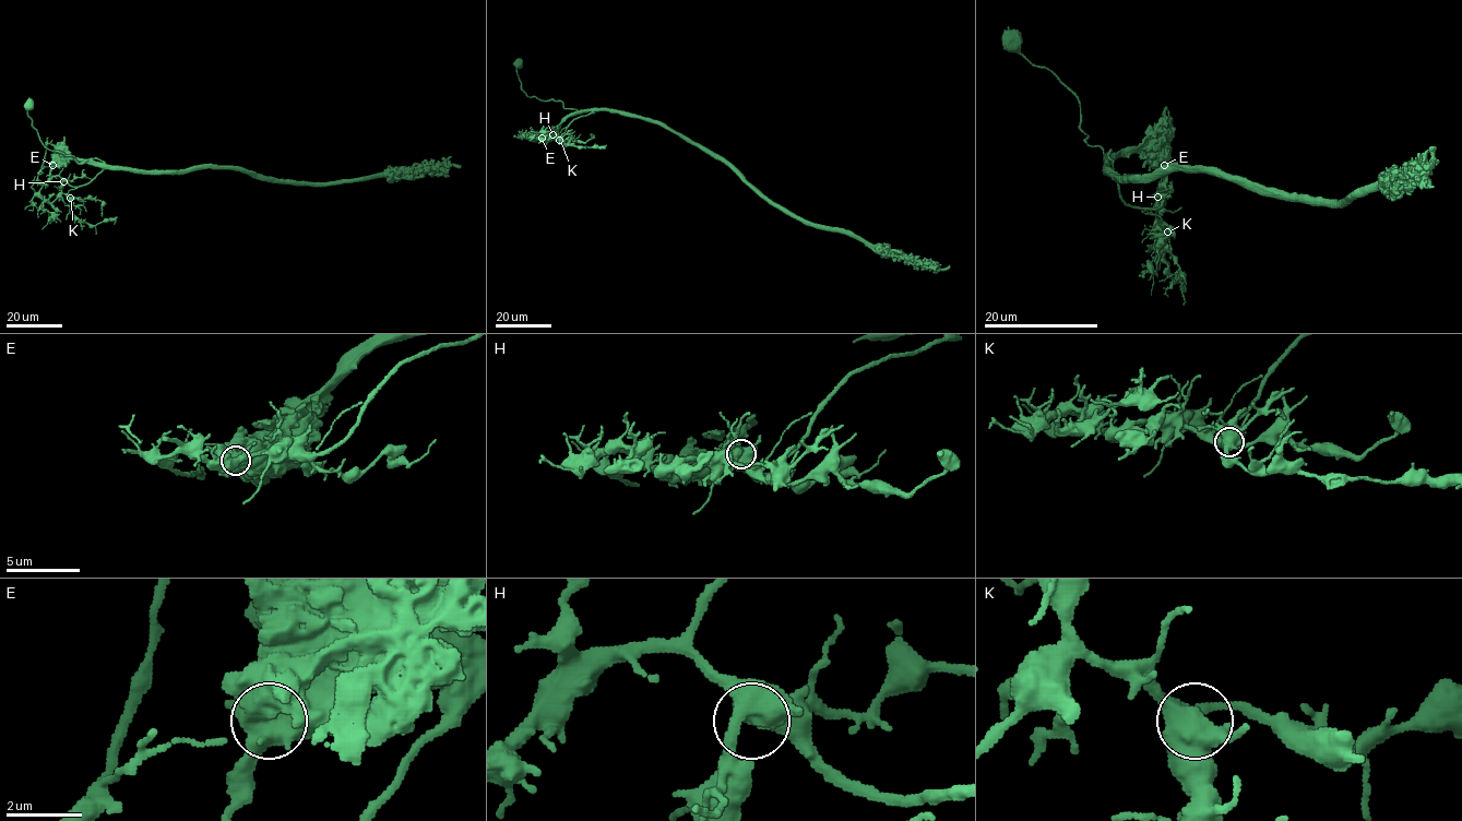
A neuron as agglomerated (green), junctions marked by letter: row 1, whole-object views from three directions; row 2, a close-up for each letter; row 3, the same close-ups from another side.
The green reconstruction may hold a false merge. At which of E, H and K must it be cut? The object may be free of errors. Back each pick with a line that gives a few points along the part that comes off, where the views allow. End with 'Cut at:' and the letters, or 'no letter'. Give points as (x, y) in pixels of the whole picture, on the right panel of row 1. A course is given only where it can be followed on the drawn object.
E: (1165, 164), (1162, 203), (1126, 203), (1110, 151), (1105, 159), (1080, 128), (1079, 99), (1029, 61), (1005, 30)
Cut at: E

